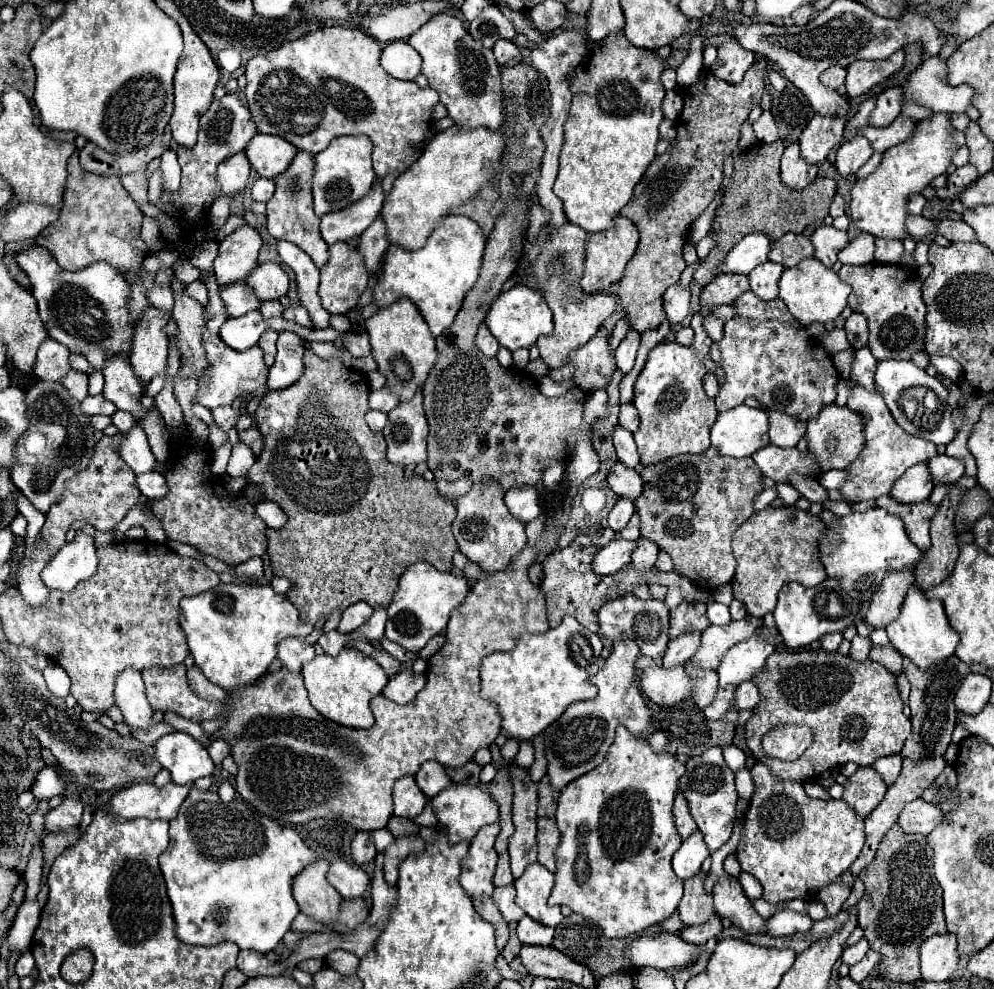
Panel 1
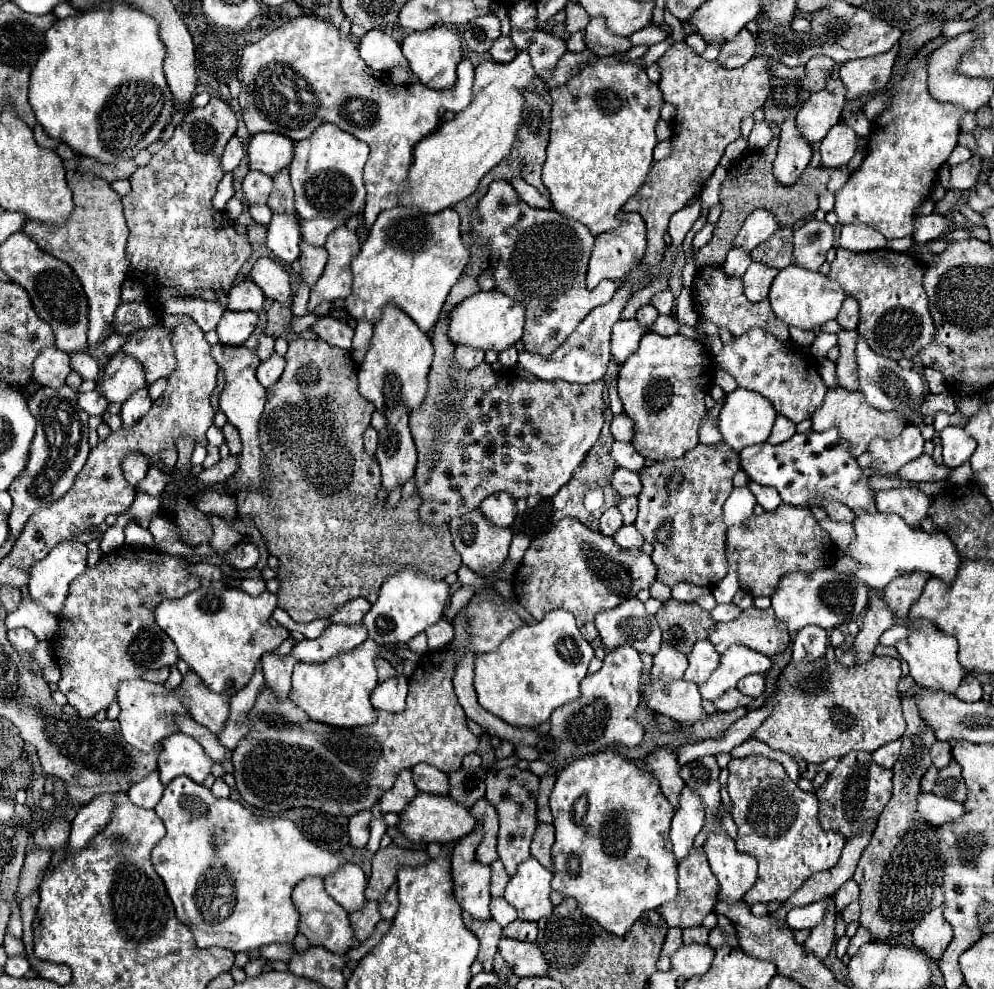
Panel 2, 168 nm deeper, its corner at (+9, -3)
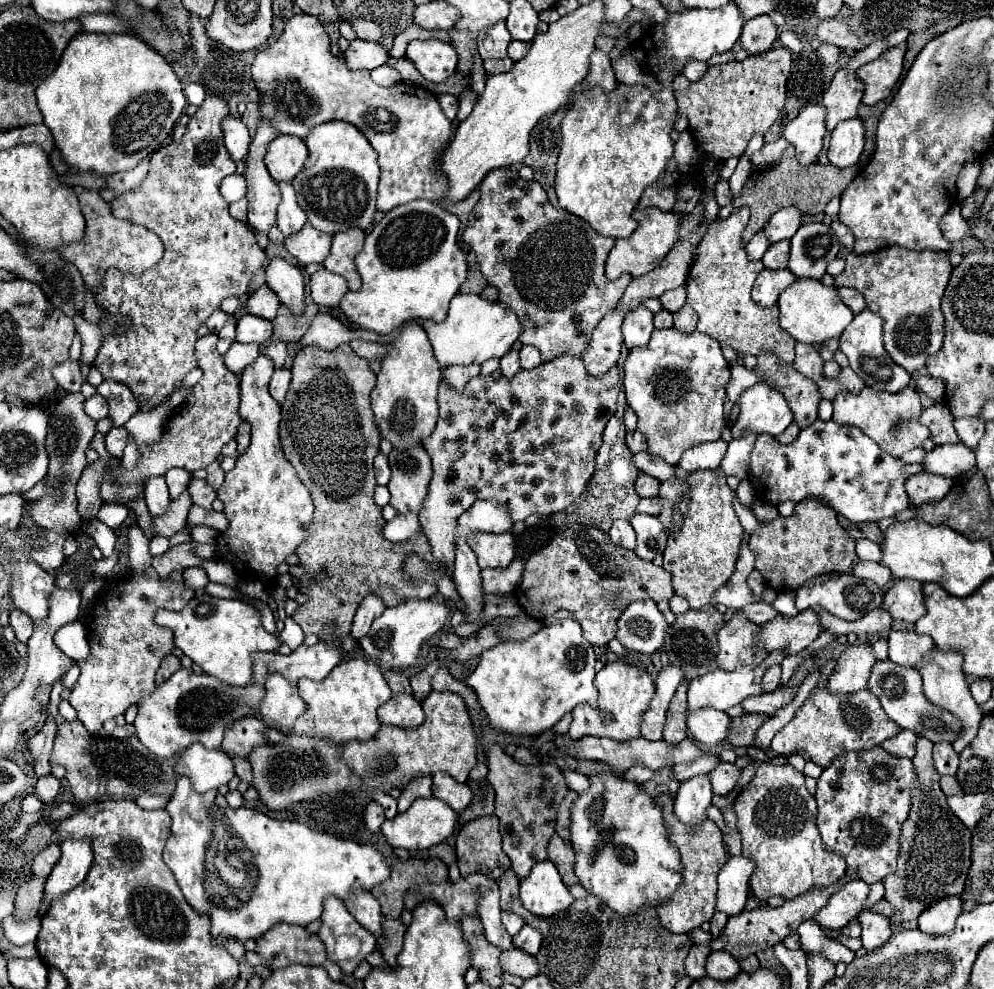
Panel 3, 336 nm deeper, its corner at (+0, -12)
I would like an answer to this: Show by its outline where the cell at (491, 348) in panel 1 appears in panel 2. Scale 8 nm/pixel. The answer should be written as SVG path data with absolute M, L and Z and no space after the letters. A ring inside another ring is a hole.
M456 347L454 351L454 361L462 369L474 369L484 361L484 351L472 349L472 347Z

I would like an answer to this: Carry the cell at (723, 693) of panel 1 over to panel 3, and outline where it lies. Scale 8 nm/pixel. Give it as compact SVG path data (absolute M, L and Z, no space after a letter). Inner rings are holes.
M781 688L781 690L775 690L773 694L749 696L749 698L745 698L741 702L741 708L747 714L767 714L767 716L773 716L787 702L789 702L789 692L785 692L785 688Z

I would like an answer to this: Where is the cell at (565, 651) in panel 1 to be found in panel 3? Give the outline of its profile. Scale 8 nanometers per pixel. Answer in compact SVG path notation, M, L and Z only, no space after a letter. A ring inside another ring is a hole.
M565 618L551 626L543 626L533 638L523 642L501 642L489 650L483 650L479 666L467 678L467 684L477 692L479 704L487 712L493 728L517 736L537 736L545 730L551 730L565 714L573 712L577 704L597 700L597 690L593 686L595 662L595 650L585 640L577 620Z

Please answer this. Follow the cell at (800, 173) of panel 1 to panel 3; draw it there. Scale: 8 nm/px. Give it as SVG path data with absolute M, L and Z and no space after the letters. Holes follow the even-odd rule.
M819 104L801 108L799 116L791 120L783 132L783 138L795 146L795 156L801 166L811 166L823 148L825 136L825 110Z

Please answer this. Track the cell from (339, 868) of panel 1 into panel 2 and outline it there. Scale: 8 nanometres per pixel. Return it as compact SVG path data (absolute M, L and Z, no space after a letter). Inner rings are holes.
M346 863L336 873L326 877L324 881L326 881L328 895L334 897L348 913L364 907L364 903L366 903L366 897L364 897L366 875L358 865Z

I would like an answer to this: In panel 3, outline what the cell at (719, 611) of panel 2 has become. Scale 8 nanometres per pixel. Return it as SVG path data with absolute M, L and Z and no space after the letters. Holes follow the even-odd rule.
M755 602L755 604L749 604L749 606L745 606L745 608L741 608L741 612L745 614L745 618L749 618L749 622L753 622L753 624L763 624L763 622L767 622L767 620L773 620L775 616L779 616L773 608L771 608L771 604L767 604L767 602Z

